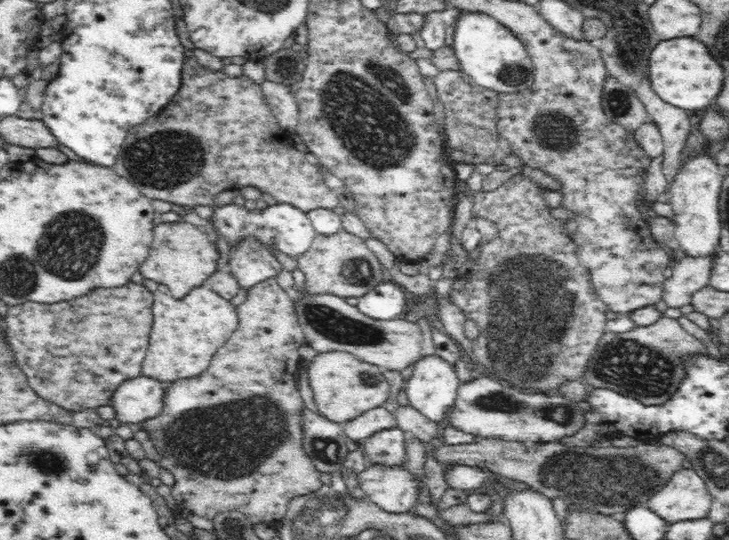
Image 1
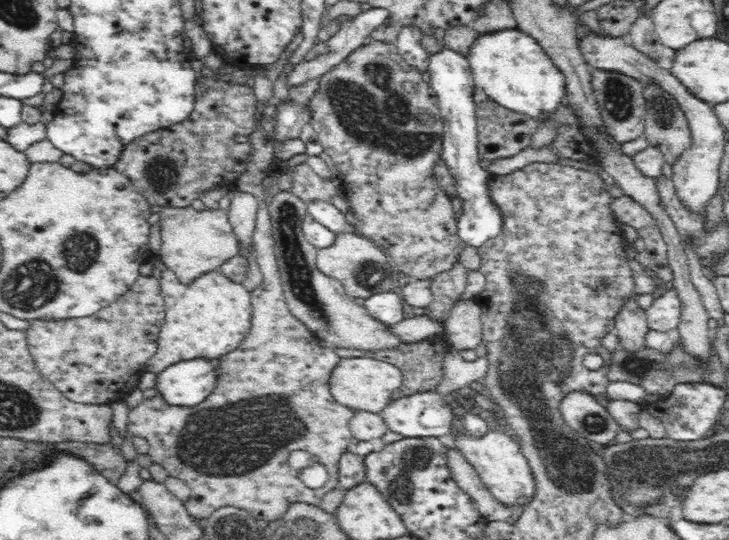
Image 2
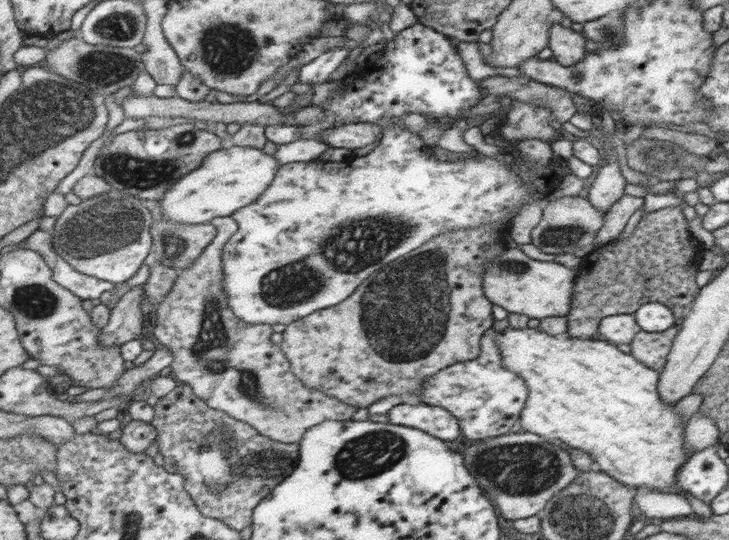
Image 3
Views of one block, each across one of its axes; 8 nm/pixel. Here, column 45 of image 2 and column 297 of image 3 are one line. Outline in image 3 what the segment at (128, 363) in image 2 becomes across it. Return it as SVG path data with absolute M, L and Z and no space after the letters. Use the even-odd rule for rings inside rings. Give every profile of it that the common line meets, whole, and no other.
M499 219L483 226L435 235L421 247L369 274L341 303L313 311L285 325L279 346L290 362L294 376L303 385L322 390L358 410L387 395L413 394L425 376L475 359L481 352L483 333L491 332L496 321L491 314L496 304L483 293L483 264L493 262L505 250L511 250L511 240L507 240L509 228L511 223L507 219Z

